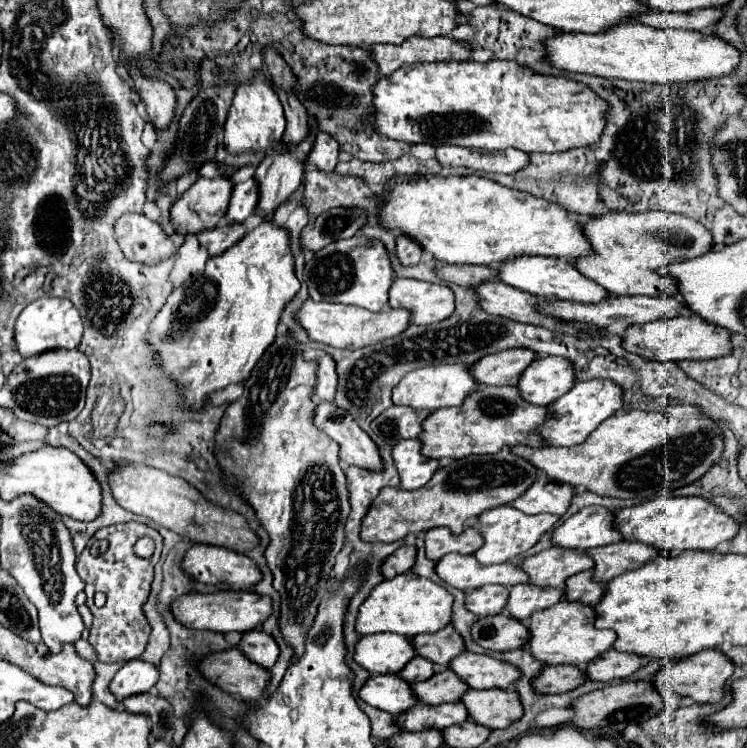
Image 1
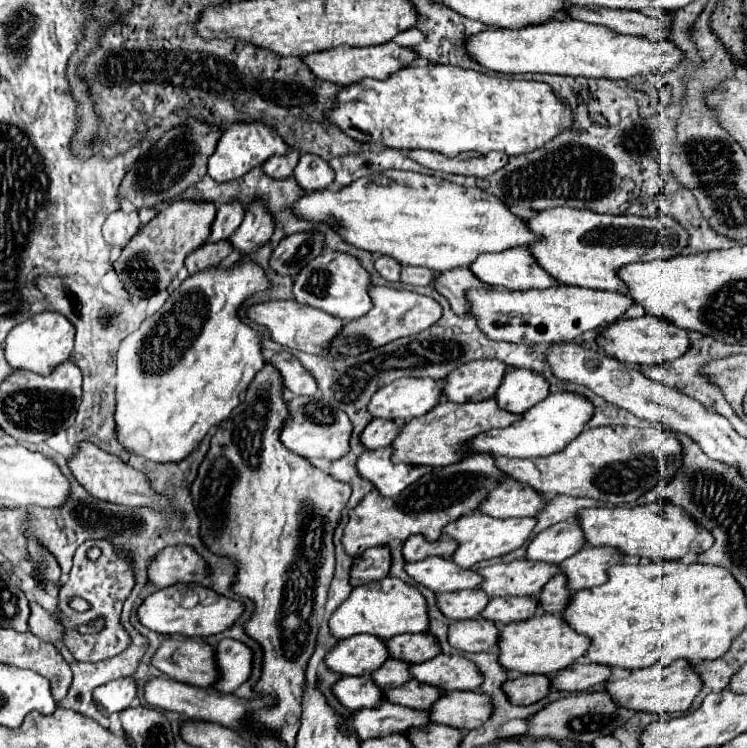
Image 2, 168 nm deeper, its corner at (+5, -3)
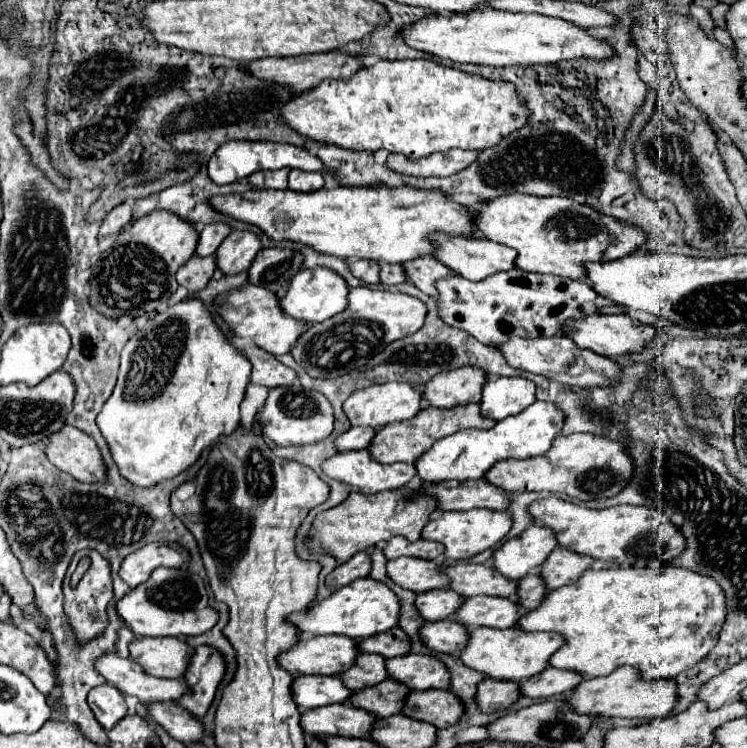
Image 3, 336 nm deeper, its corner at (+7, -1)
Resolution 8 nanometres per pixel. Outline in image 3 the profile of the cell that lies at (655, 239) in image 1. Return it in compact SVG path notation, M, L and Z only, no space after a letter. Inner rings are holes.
M521 193L493 197L481 209L473 209L473 225L485 239L513 247L517 251L515 267L569 279L585 279L585 269L581 269L585 261L613 261L639 251L645 243L641 229L605 217L571 197L535 197Z

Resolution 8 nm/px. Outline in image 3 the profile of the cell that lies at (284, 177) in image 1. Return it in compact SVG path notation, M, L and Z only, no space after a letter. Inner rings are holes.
M233 231L225 237L223 245L217 249L217 269L223 275L237 275L247 271L253 257L261 249L261 243L251 231Z

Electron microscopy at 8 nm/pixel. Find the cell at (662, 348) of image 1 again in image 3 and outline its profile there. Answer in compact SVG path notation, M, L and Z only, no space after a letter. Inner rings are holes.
M593 313L589 317L581 317L575 321L567 321L561 327L561 335L569 337L575 341L577 347L589 349L593 353L599 353L603 357L619 357L625 353L637 353L643 351L645 345L655 337L655 329L651 325L643 325L641 321L629 317L627 313L621 315L603 315L603 313Z

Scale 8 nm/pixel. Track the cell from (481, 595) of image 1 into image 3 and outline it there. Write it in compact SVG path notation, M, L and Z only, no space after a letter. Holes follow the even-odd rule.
M433 589L419 593L415 599L415 607L419 615L425 617L425 621L441 621L441 619L451 619L461 601L463 599L449 589Z

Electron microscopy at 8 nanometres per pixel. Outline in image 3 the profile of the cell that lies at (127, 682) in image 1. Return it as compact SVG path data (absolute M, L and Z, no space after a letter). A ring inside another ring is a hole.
M109 683L91 689L87 703L93 711L97 711L95 719L101 723L105 731L109 731L117 721L121 721L127 715L125 695L119 689L111 687Z

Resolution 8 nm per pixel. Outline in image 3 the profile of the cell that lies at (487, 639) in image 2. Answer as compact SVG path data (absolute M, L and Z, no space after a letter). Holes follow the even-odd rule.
M443 619L435 623L423 623L419 635L425 647L447 655L457 655L461 653L461 645L465 645L465 633L467 629L461 623Z

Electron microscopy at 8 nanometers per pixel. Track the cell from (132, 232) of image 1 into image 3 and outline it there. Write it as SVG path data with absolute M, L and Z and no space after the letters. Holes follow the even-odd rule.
M123 203L123 205L117 205L113 211L109 211L105 215L105 219L101 221L101 227L99 227L99 235L113 235L113 233L119 233L123 231L123 227L127 227L131 221L131 205L129 203Z

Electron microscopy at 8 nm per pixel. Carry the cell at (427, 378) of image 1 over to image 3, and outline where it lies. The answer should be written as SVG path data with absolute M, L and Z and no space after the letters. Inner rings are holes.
M393 381L393 383L383 383L383 385L369 385L365 389L355 391L351 397L347 397L347 401L343 403L343 413L347 415L351 427L365 425L365 427L381 429L389 423L407 421L415 417L421 411L421 399L423 399L421 393L405 383Z

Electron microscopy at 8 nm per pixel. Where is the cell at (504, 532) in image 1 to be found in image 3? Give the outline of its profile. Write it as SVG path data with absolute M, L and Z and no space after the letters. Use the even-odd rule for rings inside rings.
M473 509L473 511L445 511L439 517L429 519L421 531L421 537L443 543L445 557L459 561L473 557L489 547L495 547L505 537L505 533L509 533L509 517L505 517L505 511Z

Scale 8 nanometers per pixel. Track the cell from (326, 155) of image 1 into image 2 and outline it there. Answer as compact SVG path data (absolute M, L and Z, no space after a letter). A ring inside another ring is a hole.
M311 153L301 155L301 159L299 159L293 175L295 175L297 183L305 191L327 189L333 183L333 179L335 179L335 173L331 171L329 163L323 161L319 155L311 155Z

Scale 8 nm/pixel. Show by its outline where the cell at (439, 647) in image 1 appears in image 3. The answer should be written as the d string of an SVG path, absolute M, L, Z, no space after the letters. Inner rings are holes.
M393 627L385 633L377 633L373 637L357 641L357 649L361 653L377 653L383 655L385 659L389 657L399 657L409 653L409 637L399 627Z

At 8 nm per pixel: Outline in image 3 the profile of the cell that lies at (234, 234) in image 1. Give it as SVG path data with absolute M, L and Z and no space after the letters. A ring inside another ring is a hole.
M193 255L179 271L177 271L177 283L185 287L189 293L197 293L207 287L209 279L215 273L215 255L209 257L197 257Z

